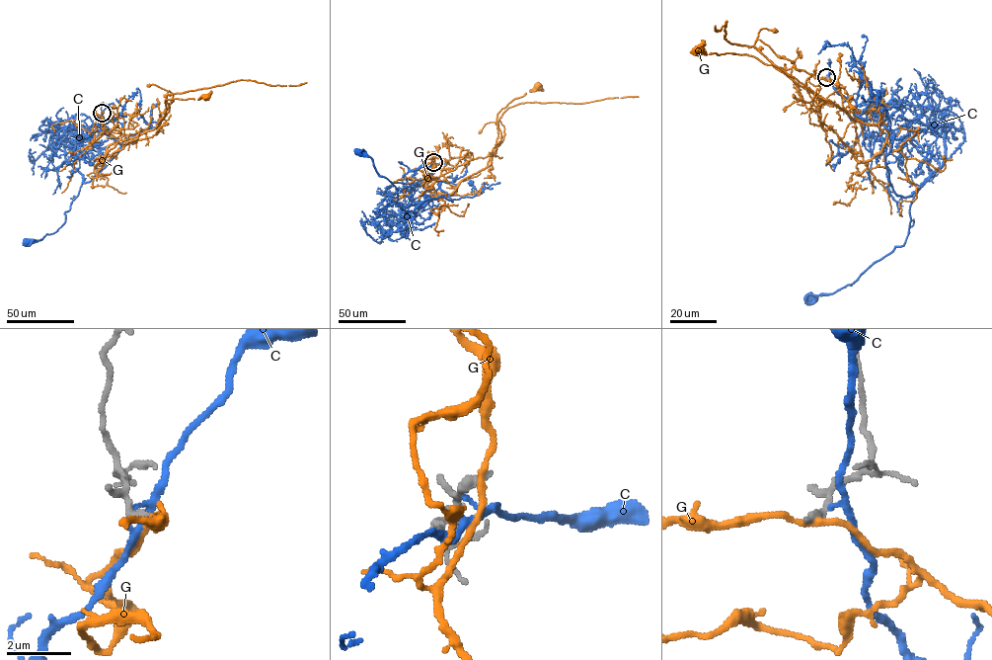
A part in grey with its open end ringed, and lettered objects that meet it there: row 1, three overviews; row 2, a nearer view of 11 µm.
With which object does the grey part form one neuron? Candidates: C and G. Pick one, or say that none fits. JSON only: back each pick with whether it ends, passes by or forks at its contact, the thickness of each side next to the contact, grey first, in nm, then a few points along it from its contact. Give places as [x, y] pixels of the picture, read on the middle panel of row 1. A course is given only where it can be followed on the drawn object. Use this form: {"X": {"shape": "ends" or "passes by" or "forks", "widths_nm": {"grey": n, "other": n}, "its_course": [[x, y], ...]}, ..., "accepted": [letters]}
{"accepted": []}

